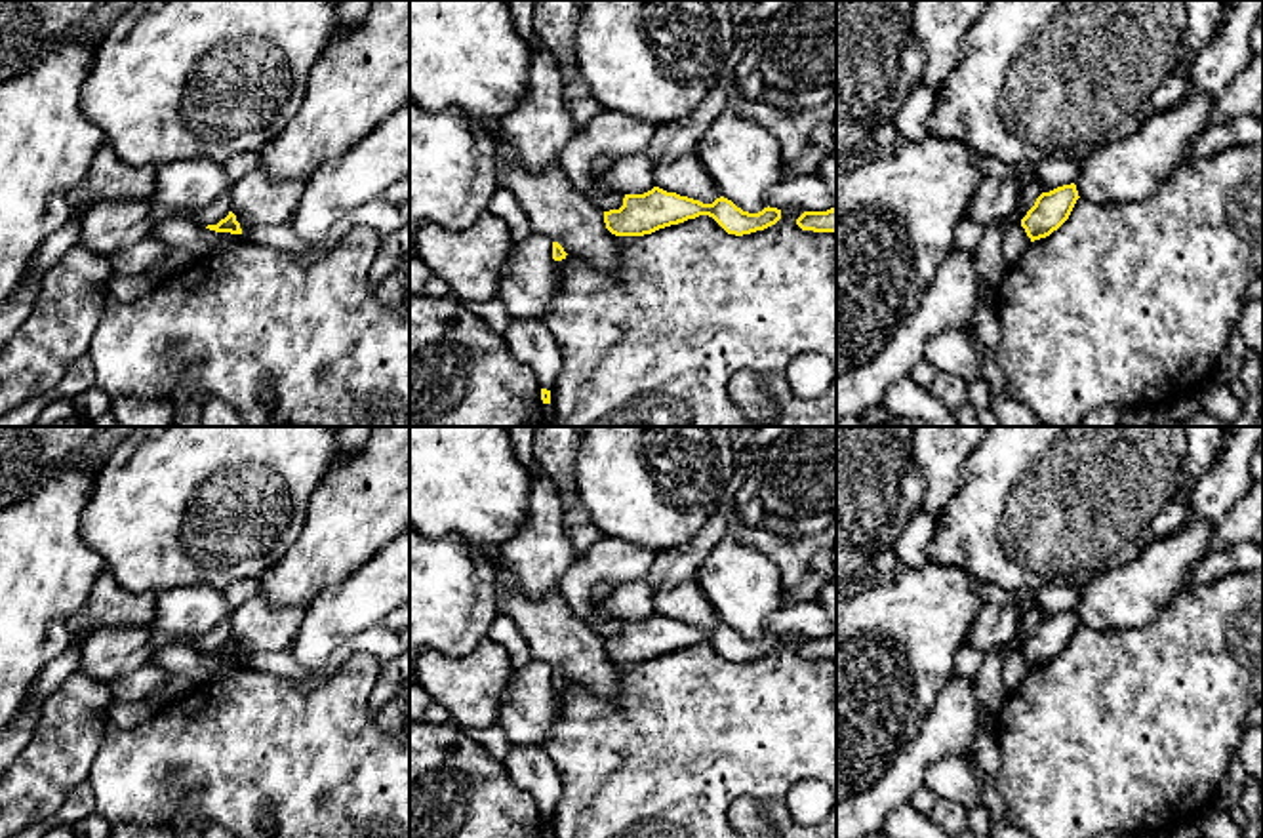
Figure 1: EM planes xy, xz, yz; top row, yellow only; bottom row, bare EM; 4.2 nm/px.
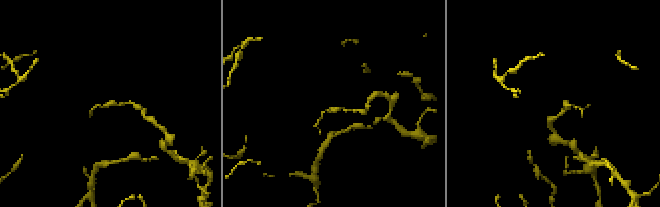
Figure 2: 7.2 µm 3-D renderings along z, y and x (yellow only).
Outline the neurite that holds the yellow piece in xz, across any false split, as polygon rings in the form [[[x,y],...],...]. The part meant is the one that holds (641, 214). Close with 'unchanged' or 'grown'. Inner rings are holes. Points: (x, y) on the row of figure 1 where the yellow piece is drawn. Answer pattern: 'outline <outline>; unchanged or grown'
outline [[[653,187],[644,194],[625,194],[619,210],[604,211],[604,223],[615,236],[644,236],[699,215],[712,217],[728,234],[743,236],[775,225],[781,210],[768,206],[749,213],[724,196],[703,204]]]; unchanged

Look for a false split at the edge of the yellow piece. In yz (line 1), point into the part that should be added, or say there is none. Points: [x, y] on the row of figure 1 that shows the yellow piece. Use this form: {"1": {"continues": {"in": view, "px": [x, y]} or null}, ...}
{"1": {"continues": null}}

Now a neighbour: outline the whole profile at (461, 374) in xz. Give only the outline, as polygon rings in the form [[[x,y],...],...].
[[[410,295],[410,427],[543,427],[539,377],[453,295]]]

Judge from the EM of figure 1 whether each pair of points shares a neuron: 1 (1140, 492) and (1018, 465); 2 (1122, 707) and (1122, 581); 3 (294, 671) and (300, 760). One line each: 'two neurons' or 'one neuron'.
1: one neuron
2: two neurons
3: two neurons

